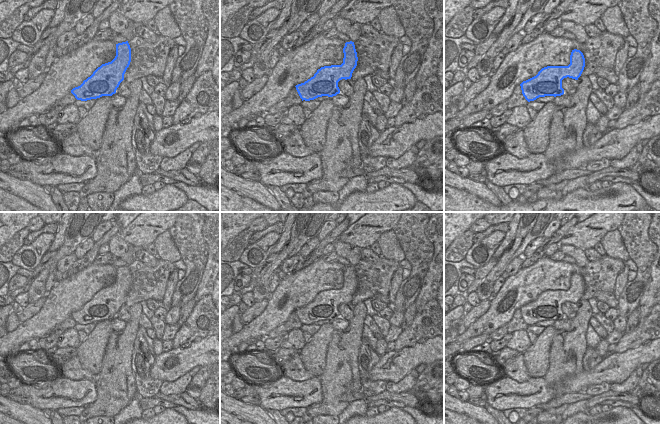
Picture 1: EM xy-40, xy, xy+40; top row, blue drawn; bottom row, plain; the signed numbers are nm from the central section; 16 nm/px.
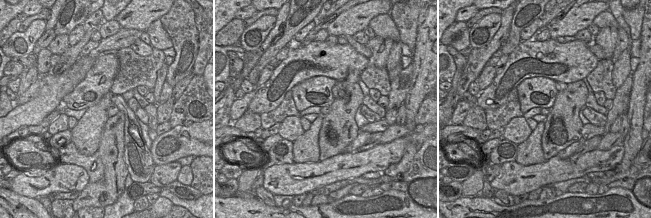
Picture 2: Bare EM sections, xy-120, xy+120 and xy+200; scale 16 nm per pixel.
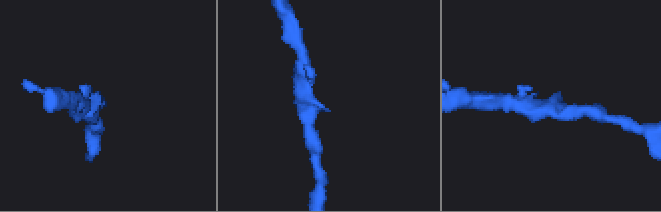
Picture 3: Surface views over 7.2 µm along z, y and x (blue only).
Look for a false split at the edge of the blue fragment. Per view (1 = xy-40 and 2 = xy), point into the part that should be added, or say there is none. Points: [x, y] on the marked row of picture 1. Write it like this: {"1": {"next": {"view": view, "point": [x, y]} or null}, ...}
{"1": {"next": null}, "2": {"next": null}}

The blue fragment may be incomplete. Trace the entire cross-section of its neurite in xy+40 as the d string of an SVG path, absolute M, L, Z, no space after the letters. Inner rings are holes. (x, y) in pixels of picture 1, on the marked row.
M574 49L570 55L568 66L547 66L542 68L538 74L520 86L525 99L530 102L539 97L561 96L564 94L562 80L572 78L578 80L585 67L585 58L580 50Z

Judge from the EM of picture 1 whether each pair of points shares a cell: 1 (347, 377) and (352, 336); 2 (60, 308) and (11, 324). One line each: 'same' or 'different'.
1: same
2: different

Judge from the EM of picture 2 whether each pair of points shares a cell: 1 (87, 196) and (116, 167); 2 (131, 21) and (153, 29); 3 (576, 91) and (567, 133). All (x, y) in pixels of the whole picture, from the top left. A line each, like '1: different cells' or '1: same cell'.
1: same cell
2: different cells
3: same cell

